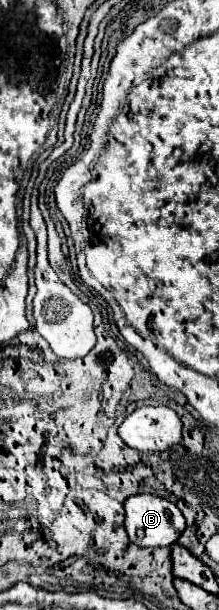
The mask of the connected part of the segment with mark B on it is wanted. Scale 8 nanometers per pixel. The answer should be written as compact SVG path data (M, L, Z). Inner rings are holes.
M136 494L132 498L128 498L128 502L124 504L126 508L126 532L130 536L130 540L136 546L142 548L170 548L172 544L178 542L180 534L186 530L186 520L182 516L182 512L168 500L152 496L152 494Z

